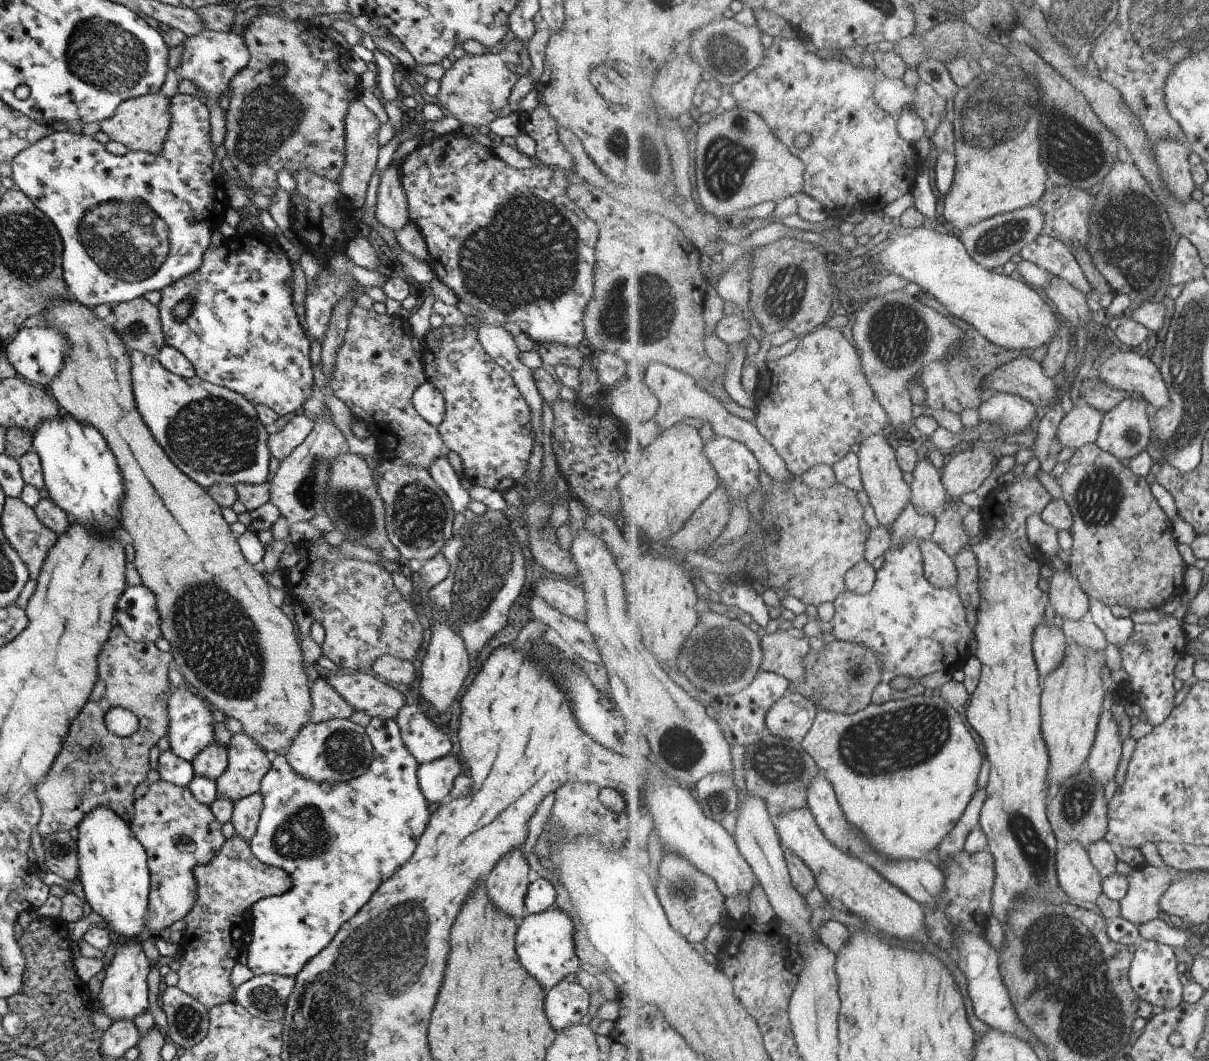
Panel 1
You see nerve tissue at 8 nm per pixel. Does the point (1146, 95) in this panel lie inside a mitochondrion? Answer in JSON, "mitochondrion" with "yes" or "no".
{"mitochondrion":"no"}

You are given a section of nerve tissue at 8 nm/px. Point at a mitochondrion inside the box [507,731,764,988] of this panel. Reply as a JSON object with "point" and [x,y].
{"point":[685,888]}

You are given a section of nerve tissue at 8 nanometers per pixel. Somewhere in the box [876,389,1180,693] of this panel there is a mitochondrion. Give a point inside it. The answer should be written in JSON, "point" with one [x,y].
{"point":[1100,496]}

